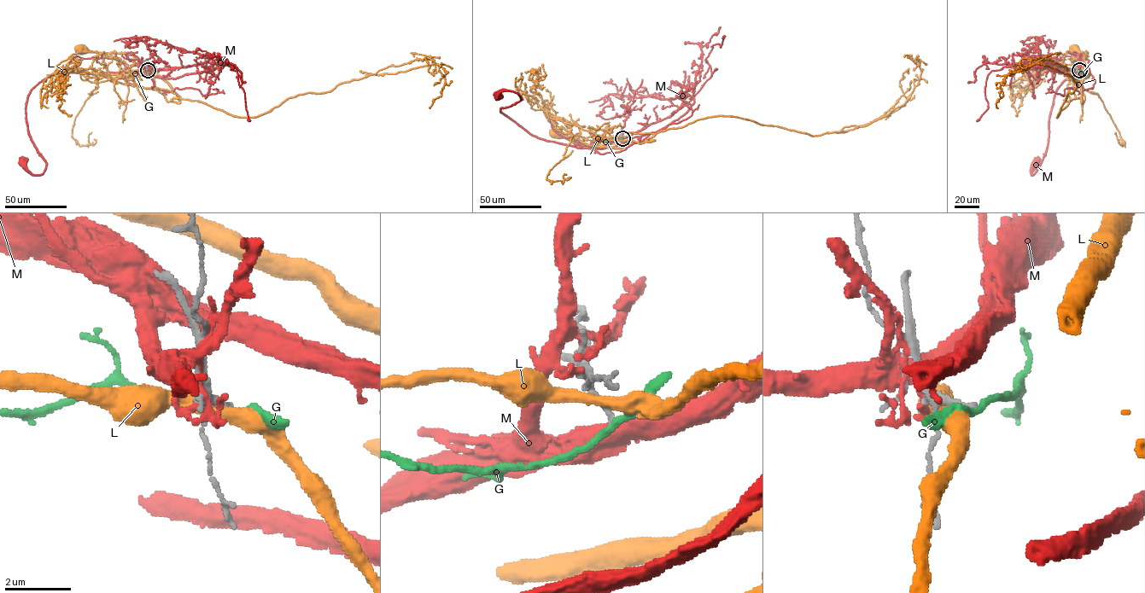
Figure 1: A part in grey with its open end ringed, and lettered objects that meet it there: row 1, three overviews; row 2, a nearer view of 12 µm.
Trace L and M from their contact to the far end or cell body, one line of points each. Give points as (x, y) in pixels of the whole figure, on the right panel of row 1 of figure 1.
L: (1077, 71), (1080, 61), (1085, 55), (1071, 52), (1074, 49)
M: (1077, 70), (1084, 65), (1089, 72), (1072, 74), (1057, 90), (1046, 154), (1032, 175), (1036, 161)

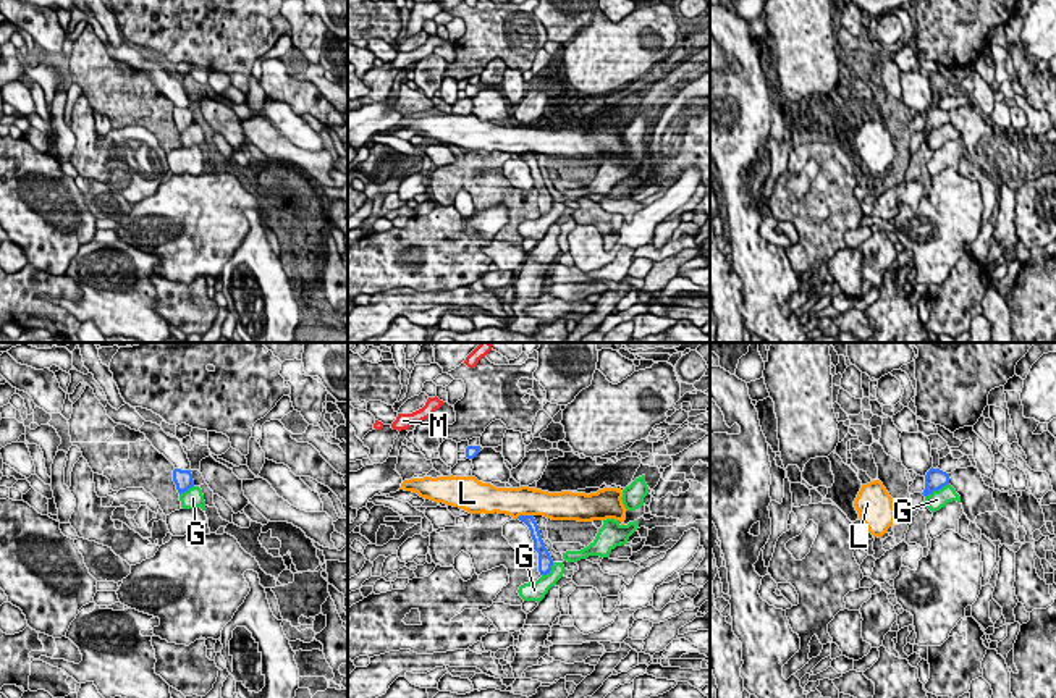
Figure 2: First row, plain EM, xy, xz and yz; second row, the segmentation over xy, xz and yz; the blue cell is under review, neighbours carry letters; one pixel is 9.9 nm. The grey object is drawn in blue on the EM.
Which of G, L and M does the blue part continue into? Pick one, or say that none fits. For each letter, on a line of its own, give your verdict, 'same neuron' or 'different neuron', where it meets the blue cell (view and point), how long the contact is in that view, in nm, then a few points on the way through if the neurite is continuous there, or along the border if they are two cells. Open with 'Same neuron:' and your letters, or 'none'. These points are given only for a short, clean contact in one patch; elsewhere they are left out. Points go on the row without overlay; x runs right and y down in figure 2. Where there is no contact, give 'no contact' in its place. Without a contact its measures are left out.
Same neuron: none
G: different neuron; contact yz (937, 128); length 280 nm; border yz (948, 121), (925, 134)
L: different neuron; contact xz (524, 154); length 180 nm; border xz (532, 152), (519, 152), (516, 155)
M: different neuron; no contact

